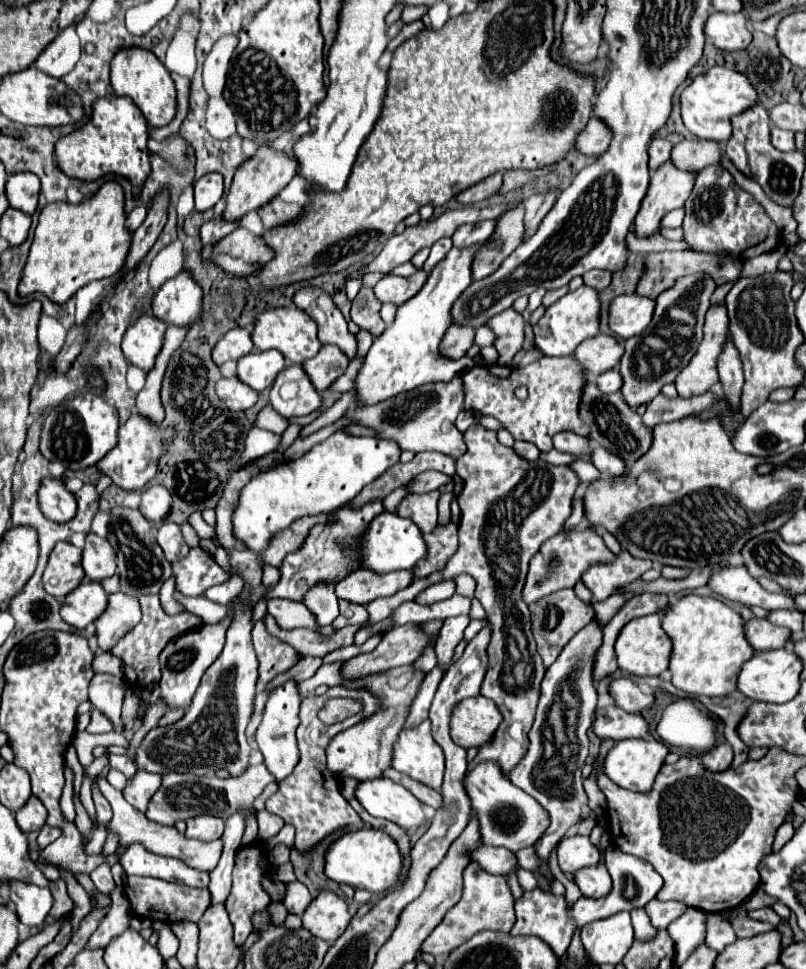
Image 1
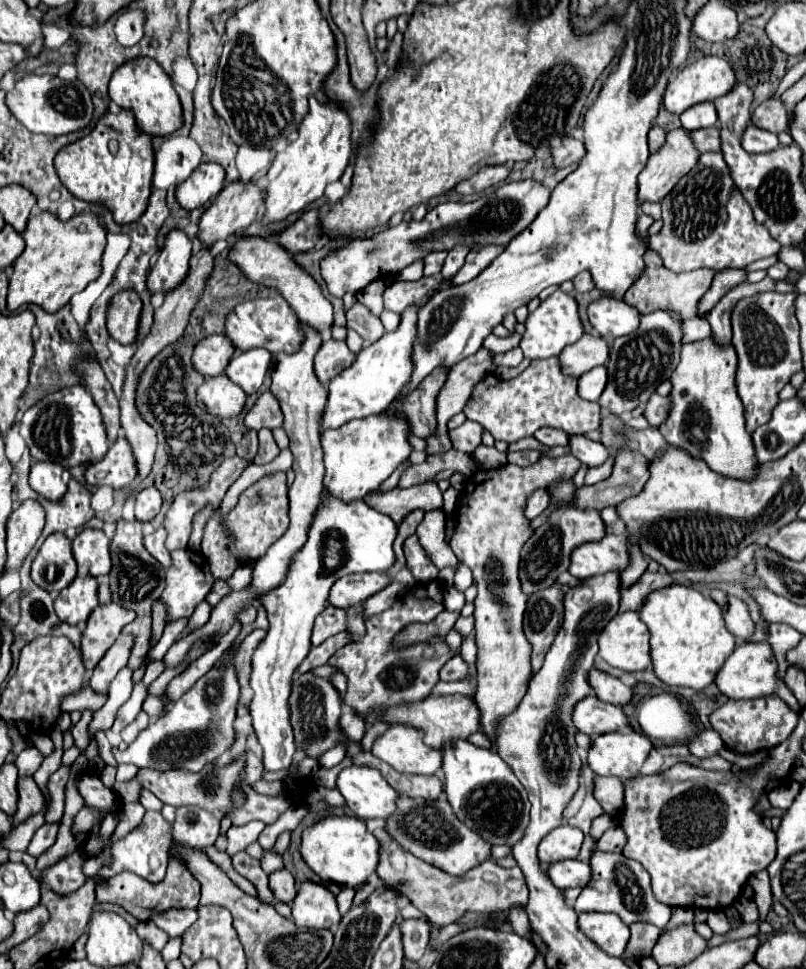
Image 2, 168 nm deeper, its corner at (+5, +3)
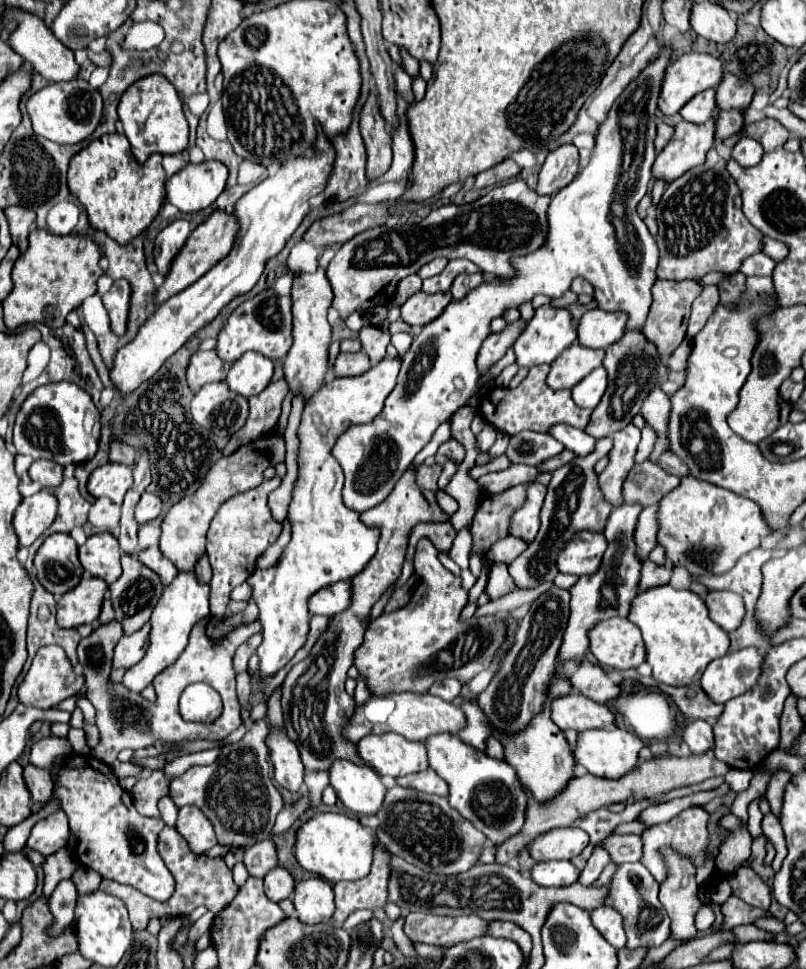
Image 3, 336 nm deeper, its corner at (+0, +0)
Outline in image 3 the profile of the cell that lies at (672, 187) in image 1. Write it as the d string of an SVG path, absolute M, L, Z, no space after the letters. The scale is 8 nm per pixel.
M715 116L705 124L689 124L681 120L675 126L671 142L657 154L653 176L673 182L687 170L705 162L707 152L715 144Z

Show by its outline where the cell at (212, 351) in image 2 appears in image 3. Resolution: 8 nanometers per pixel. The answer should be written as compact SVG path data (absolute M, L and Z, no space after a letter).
M197 350L191 360L189 360L189 366L187 366L187 382L189 382L189 388L193 392L197 392L203 384L209 384L209 382L221 382L225 380L229 372L229 364L223 362L215 350Z

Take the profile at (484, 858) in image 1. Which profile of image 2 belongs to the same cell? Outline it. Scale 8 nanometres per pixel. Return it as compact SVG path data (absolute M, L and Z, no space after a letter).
M400 797L396 813L390 815L386 821L386 829L406 851L426 863L444 869L450 875L464 875L472 867L478 867L480 863L490 859L492 845L488 845L484 839L480 839L480 835L464 827L464 823L456 819L450 803L444 797L438 797L434 801Z

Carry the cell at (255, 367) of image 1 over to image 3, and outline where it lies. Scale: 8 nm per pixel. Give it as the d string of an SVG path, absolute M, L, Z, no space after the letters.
M249 352L231 364L225 382L233 392L251 398L271 382L271 376L273 376L273 362L263 354Z

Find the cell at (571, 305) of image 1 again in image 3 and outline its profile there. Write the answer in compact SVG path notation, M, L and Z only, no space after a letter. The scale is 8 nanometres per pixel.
M541 306L535 310L535 316L523 330L523 334L513 344L515 362L523 368L533 368L539 364L551 364L569 344L573 344L577 338L577 326L571 320L571 314L565 308L553 308L553 306Z

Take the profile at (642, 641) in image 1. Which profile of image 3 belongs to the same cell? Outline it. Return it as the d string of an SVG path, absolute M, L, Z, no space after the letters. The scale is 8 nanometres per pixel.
M627 618L601 620L589 630L589 650L601 666L615 670L637 668L645 662L641 630Z

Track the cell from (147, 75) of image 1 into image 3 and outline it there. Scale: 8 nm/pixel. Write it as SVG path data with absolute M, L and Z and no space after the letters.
M161 74L145 76L125 90L119 102L119 120L139 164L143 164L151 154L179 154L187 150L189 126L183 116L183 102L173 84L167 78L161 78Z

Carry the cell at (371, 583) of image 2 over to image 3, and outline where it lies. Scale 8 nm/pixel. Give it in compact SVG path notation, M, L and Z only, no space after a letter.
M337 582L309 598L309 618L314 615L335 616L343 612L349 604L351 604L351 584Z

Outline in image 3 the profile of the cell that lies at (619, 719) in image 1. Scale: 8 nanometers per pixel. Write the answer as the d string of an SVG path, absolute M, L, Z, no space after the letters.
M571 692L551 702L551 718L561 730L573 728L581 732L591 728L611 728L615 714L605 704L593 702L583 694Z

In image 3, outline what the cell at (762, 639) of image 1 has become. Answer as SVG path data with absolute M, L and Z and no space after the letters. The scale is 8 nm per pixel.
M709 590L705 596L705 604L711 614L711 620L717 626L721 626L725 632L733 632L735 628L739 628L743 616L745 616L743 600L735 592Z

